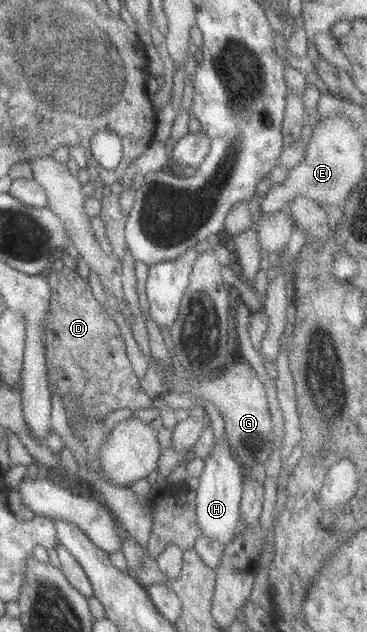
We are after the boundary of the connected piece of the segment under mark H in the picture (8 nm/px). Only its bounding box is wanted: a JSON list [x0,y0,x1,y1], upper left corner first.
[194,434,243,546]

